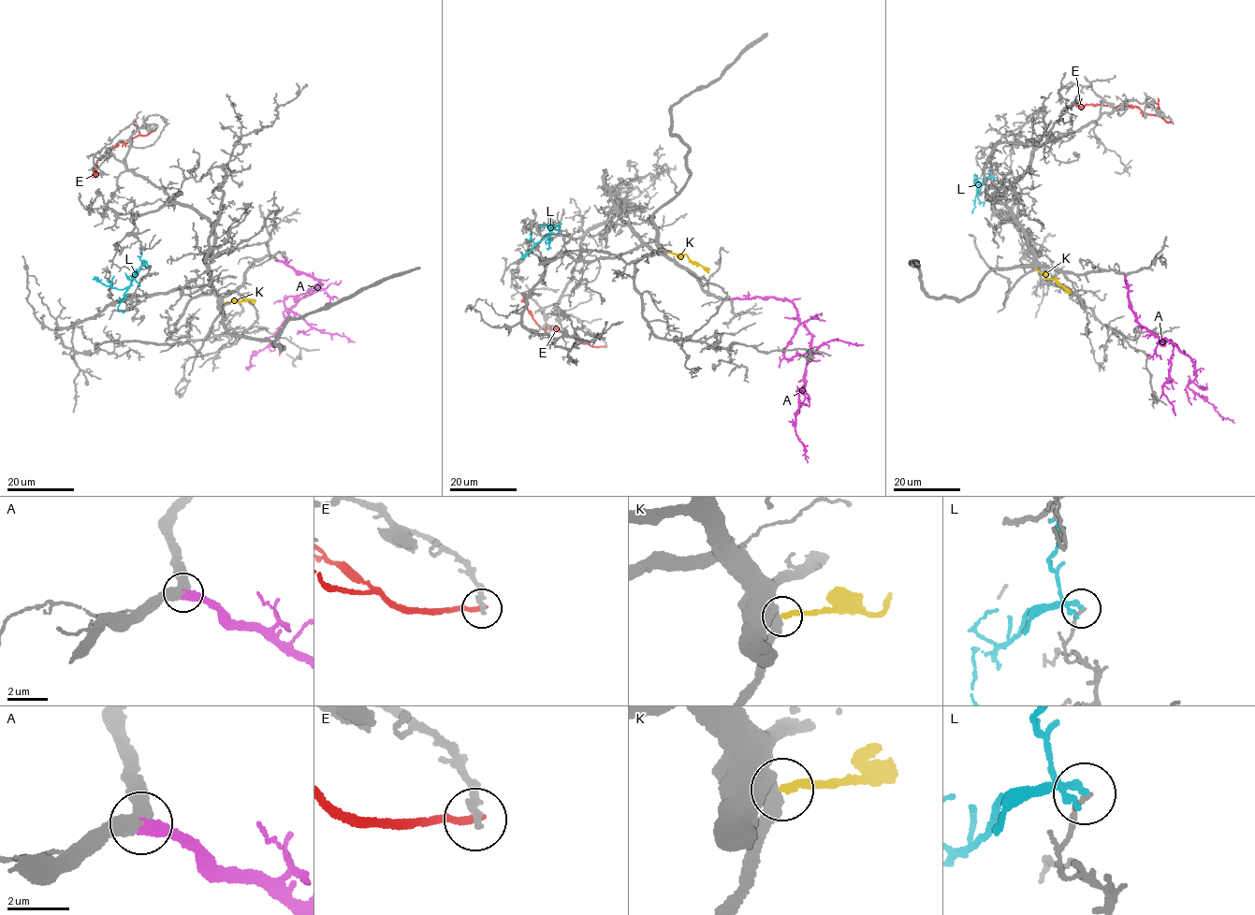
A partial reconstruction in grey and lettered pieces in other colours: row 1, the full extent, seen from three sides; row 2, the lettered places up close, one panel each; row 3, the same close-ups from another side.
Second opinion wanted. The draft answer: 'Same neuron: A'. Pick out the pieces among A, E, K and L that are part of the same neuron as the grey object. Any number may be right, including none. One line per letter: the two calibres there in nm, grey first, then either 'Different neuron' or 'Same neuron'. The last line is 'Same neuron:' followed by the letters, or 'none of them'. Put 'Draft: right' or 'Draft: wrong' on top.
Draft: right
A: Thickness 480 nm (grey) against 400 nm. Same neuron
E: Thickness 280 nm (grey) against 280 nm. Different neuron
K: Thickness 480 nm (grey) against 240 nm. Different neuron
L: Thickness 180 nm (grey) against 140 nm. Different neuron
Same neuron: A

